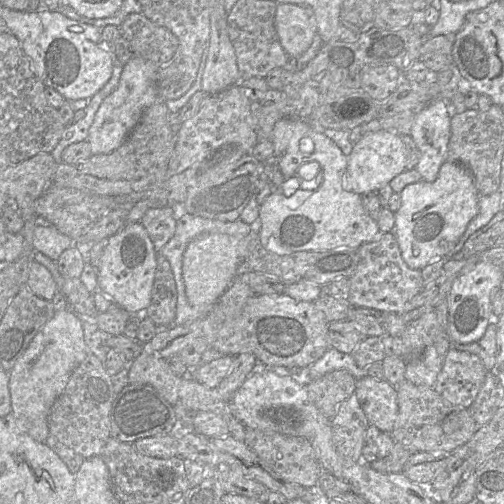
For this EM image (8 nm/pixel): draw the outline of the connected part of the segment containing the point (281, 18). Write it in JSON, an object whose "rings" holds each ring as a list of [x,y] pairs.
{"rings":[[[277,4],[274,22],[280,44],[290,59],[301,56],[317,33],[314,19],[297,4]]]}

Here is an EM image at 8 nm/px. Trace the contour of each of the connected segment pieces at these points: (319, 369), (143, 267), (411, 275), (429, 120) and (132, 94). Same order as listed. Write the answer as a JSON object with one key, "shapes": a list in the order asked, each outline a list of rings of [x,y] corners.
{"shapes":[[[[331,347],[313,365],[303,369],[303,375],[308,380],[320,378],[327,373],[345,369],[348,370],[356,380],[368,375],[366,369],[360,368],[352,354],[345,354]]],[[[141,223],[125,224],[121,230],[105,241],[97,271],[98,289],[109,295],[119,307],[123,308],[131,316],[147,316],[146,308],[151,303],[158,253],[155,251],[152,241]]],[[[393,232],[380,233],[378,238],[360,246],[359,255],[360,262],[354,273],[349,277],[350,292],[348,300],[351,306],[402,314],[406,305],[424,286],[421,270],[410,268],[404,261],[395,234]]],[[[434,99],[416,114],[411,136],[419,150],[416,169],[422,180],[434,182],[442,164],[447,161],[451,117],[446,104]]],[[[131,58],[123,65],[117,88],[101,103],[89,129],[87,142],[92,155],[110,154],[117,150],[140,121],[144,111],[154,104],[158,97],[156,73],[153,65],[141,58]]]]}

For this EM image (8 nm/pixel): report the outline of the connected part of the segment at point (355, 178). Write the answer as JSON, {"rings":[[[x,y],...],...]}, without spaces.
{"rings":[[[389,130],[370,132],[354,143],[348,156],[348,166],[344,175],[344,189],[364,196],[378,192],[392,179],[406,170],[407,150],[402,136]]]}

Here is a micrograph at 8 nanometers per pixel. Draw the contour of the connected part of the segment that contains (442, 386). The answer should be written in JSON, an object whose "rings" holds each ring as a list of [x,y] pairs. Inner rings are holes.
{"rings":[[[451,347],[434,388],[453,406],[469,409],[485,381],[487,372],[479,356]]]}

